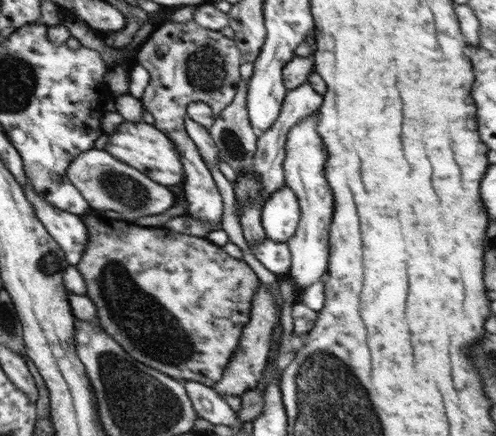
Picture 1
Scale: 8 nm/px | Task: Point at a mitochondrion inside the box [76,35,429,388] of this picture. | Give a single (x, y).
(129, 310)

